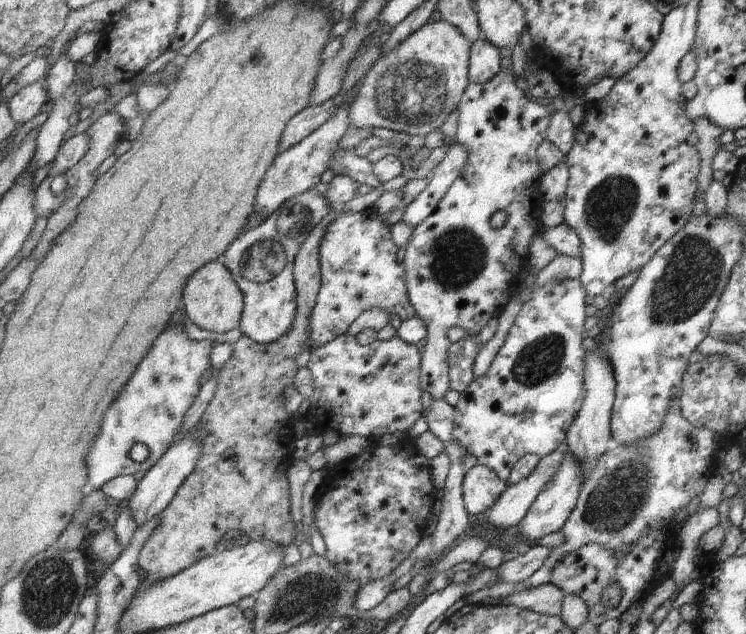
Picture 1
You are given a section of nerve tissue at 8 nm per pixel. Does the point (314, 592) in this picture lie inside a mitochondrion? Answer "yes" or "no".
yes

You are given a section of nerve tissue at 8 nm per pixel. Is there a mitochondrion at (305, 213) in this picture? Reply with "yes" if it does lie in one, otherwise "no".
yes

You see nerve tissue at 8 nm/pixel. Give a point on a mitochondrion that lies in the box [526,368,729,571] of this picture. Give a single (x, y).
(618, 498)

